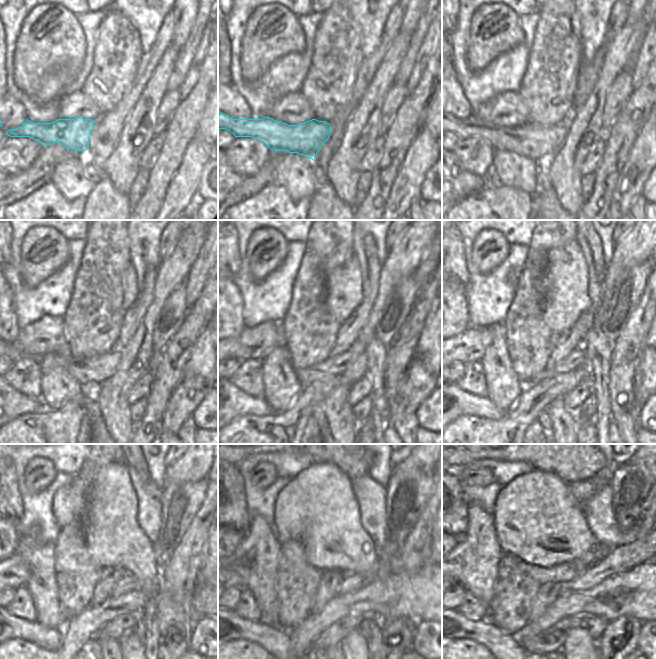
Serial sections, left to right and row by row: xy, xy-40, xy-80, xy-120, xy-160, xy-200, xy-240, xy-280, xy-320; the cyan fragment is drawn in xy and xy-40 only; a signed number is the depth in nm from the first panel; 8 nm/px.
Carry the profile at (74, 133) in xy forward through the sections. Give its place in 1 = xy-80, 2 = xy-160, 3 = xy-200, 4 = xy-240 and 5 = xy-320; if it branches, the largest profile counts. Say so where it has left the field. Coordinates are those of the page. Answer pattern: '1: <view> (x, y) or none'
1: xy-80 (538, 143)
2: xy-160 (331, 367)
3: xy-200 (577, 358)
4: xy-240 (127, 583)
5: xy-320 (619, 560)

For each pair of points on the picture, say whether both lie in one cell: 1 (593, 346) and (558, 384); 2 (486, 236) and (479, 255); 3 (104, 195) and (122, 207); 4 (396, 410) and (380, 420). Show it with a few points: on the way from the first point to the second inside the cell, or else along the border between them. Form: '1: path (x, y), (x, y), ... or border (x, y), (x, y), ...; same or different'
1: border (586, 365), (591, 376); different
2: path (486, 241), (486, 248), (484, 250); same
3: path (108, 199), (118, 207); same
4: border (388, 417), (389, 422); different

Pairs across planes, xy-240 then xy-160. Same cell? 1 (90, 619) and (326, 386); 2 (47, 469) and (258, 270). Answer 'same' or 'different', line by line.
1: same
2: same

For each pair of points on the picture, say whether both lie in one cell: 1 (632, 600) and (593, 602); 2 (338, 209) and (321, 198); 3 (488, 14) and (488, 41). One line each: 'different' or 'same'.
1: same
2: same
3: same

